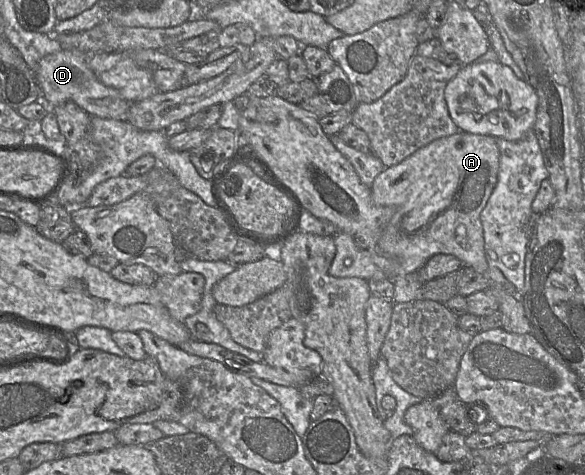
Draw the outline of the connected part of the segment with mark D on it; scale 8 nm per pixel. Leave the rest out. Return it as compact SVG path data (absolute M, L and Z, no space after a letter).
M61 50L42 58L34 70L41 99L49 106L72 101L92 116L126 121L130 103L117 90L104 85L89 68L87 56L70 50Z

